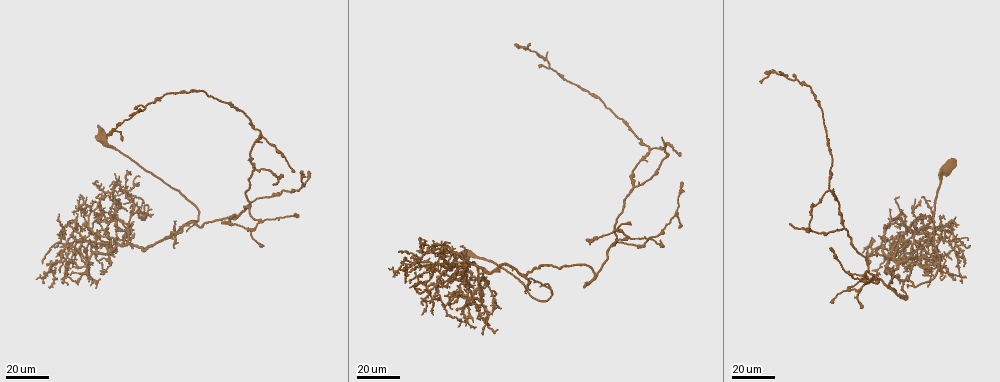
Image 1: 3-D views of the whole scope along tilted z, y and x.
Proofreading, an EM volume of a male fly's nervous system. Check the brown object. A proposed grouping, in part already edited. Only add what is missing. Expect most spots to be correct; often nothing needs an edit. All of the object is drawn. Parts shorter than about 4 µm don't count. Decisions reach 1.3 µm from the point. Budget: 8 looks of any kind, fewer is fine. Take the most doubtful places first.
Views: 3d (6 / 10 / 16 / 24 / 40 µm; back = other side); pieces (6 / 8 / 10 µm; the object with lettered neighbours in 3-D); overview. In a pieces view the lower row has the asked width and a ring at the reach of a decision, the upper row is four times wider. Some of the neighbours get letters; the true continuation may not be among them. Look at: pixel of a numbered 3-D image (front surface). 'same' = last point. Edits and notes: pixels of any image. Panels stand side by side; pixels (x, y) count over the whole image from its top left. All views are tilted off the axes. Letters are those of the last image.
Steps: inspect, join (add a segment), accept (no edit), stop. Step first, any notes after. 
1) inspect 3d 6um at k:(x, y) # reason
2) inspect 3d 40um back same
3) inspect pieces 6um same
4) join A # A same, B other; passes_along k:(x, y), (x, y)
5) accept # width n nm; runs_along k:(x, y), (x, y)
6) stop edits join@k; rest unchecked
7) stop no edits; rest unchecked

inspect 3d 24um at 1:(662, 136) # long arm stops here

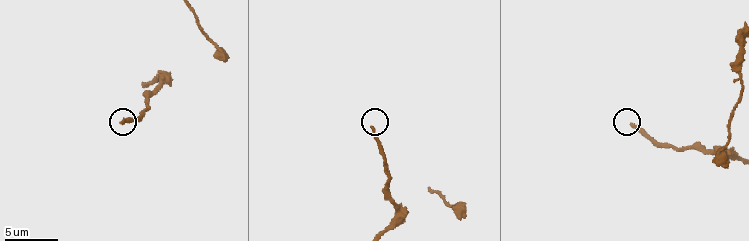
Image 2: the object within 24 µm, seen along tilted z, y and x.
inspect pieces 8um at 2:(634, 126)

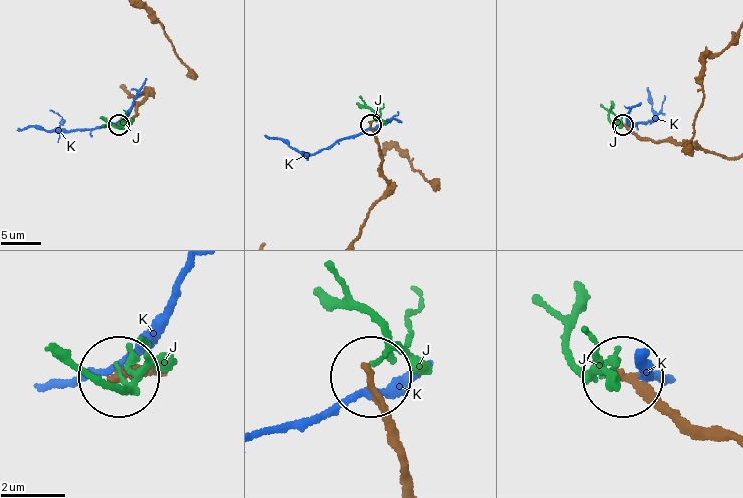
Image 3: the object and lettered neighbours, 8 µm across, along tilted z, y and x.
accept # J other, K other; runs_along 3:(409, 484), (374, 378); no lettered segment goes on from it

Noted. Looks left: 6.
inspect 3d 24um at 1:(401, 270) # free end

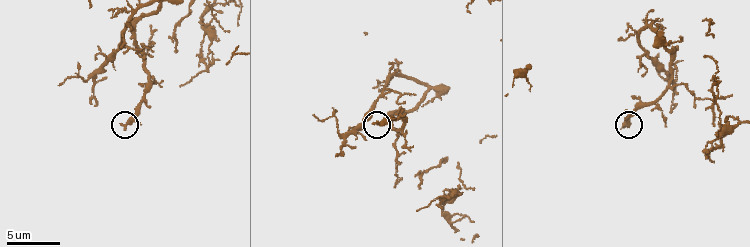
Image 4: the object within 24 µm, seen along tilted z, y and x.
inspect 3d 10um at 4:(121, 125)

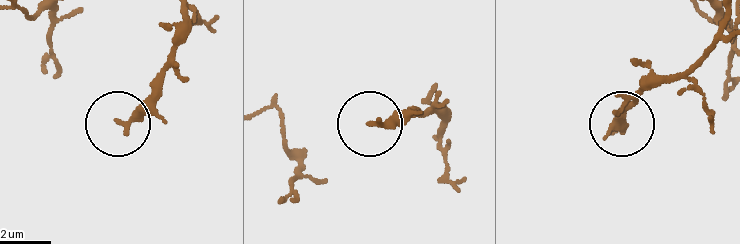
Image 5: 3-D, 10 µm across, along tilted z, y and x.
inspect pieces 10um at 5:(119, 121)

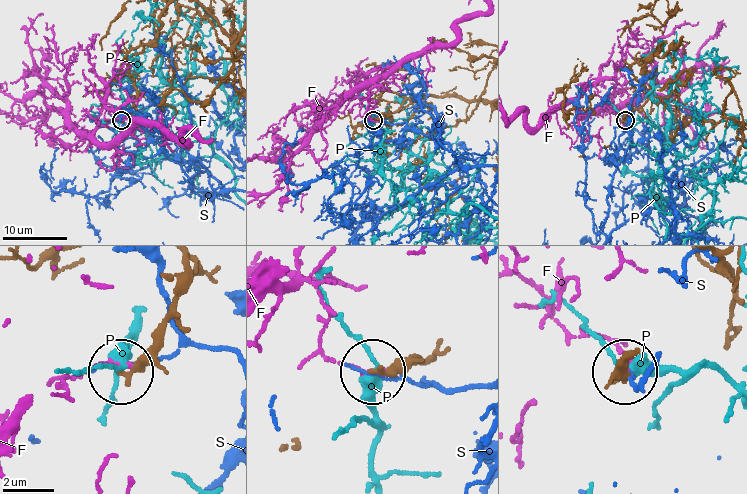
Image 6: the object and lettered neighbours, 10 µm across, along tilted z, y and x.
accept # F other, P other, S other; none of them fits

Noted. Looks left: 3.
inspect 3d 24um at 1:(801, 85) # branch stops here

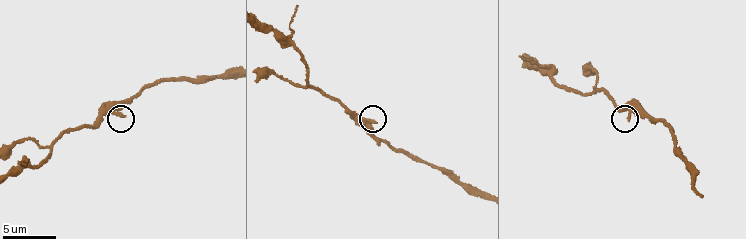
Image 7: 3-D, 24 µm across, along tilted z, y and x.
inspect pieces 6um at 7:(629, 119) # see the neighbours

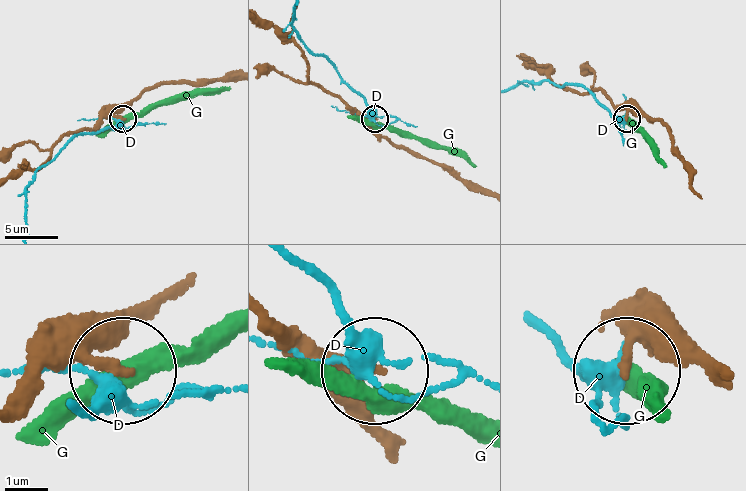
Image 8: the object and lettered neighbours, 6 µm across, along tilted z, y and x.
accept # D other, G other; none of them fits

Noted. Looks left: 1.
stop no edits; rest unchecked

